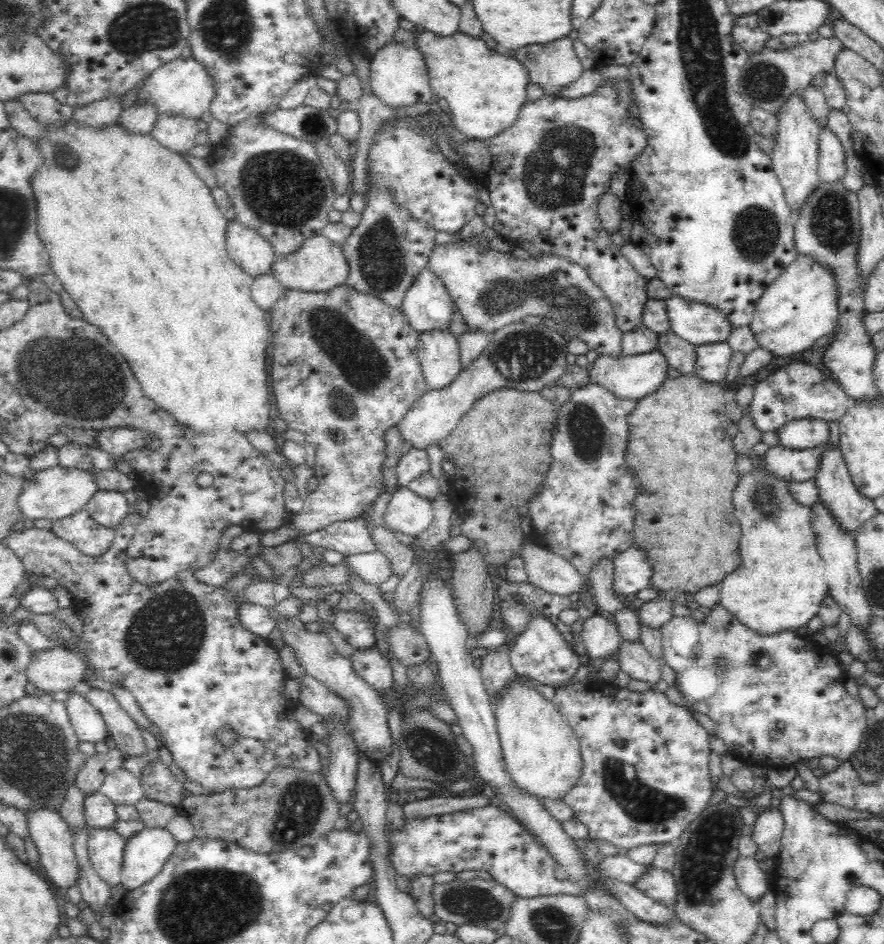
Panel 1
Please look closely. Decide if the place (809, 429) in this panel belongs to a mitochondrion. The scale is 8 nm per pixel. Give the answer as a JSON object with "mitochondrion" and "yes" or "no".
{"mitochondrion":"no"}

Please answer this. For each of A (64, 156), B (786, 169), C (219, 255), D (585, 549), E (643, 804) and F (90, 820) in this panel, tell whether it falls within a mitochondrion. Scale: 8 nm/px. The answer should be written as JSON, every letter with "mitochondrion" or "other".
{"A":"mitochondrion","B":"other","C":"other","D":"other","E":"mitochondrion","F":"other"}

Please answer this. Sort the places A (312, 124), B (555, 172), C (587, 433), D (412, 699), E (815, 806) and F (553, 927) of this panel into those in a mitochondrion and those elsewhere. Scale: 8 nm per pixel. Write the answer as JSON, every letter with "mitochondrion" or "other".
{"A":"mitochondrion","B":"mitochondrion","C":"mitochondrion","D":"mitochondrion","E":"other","F":"mitochondrion"}

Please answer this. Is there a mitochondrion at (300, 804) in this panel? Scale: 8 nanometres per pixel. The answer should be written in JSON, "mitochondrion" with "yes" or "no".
{"mitochondrion":"yes"}

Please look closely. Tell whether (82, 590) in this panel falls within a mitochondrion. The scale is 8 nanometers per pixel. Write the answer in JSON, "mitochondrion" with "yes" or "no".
{"mitochondrion":"no"}

